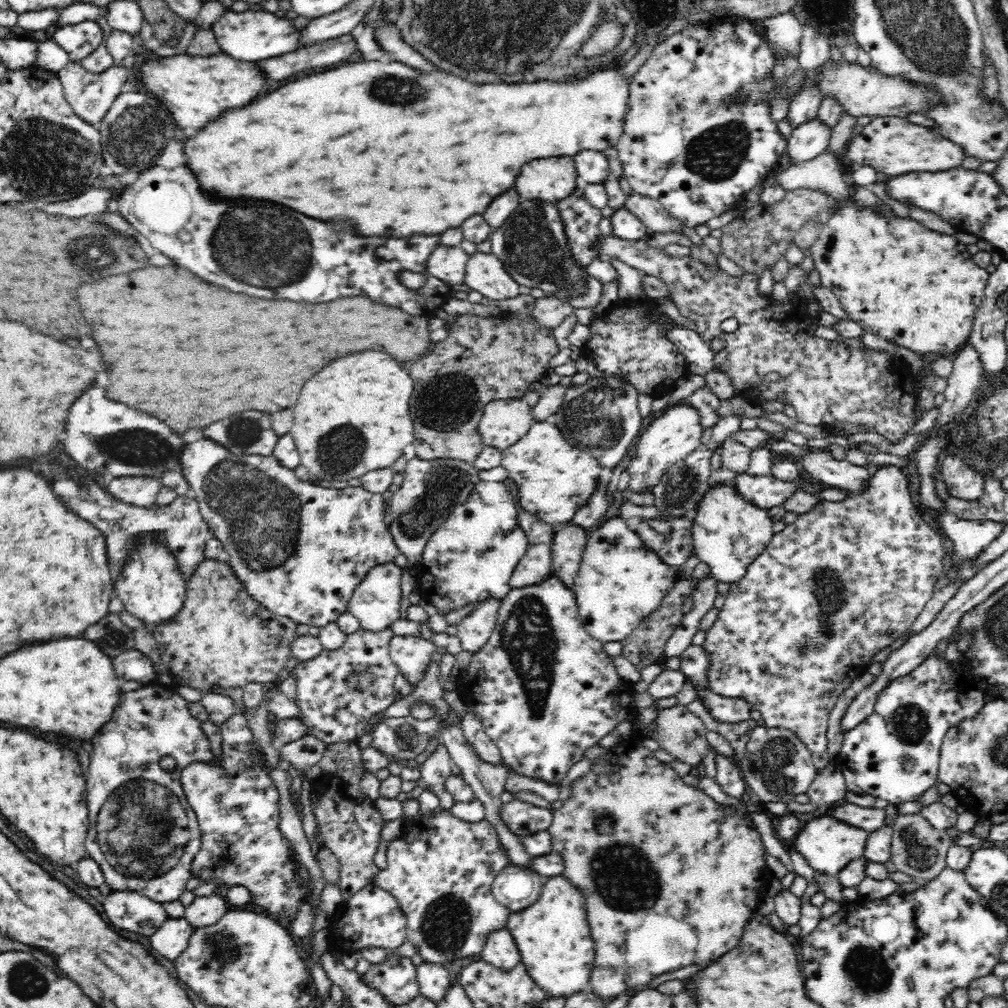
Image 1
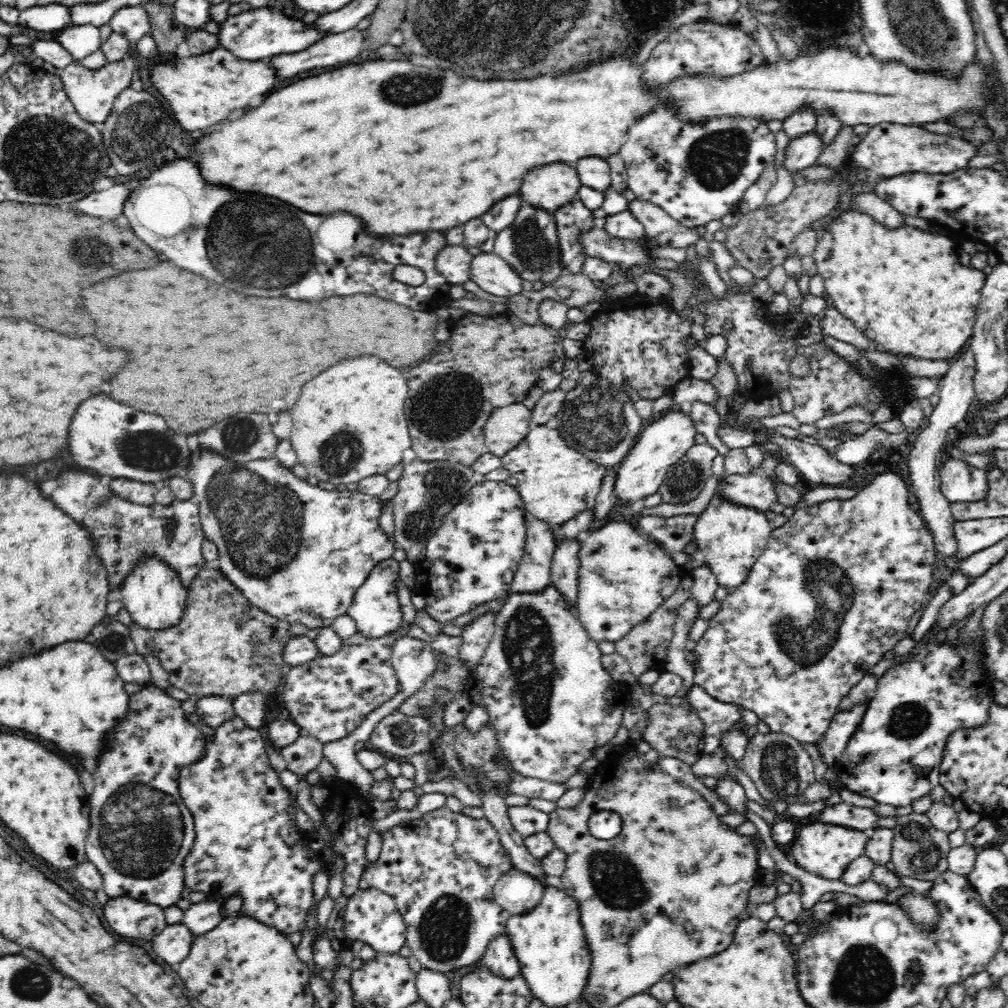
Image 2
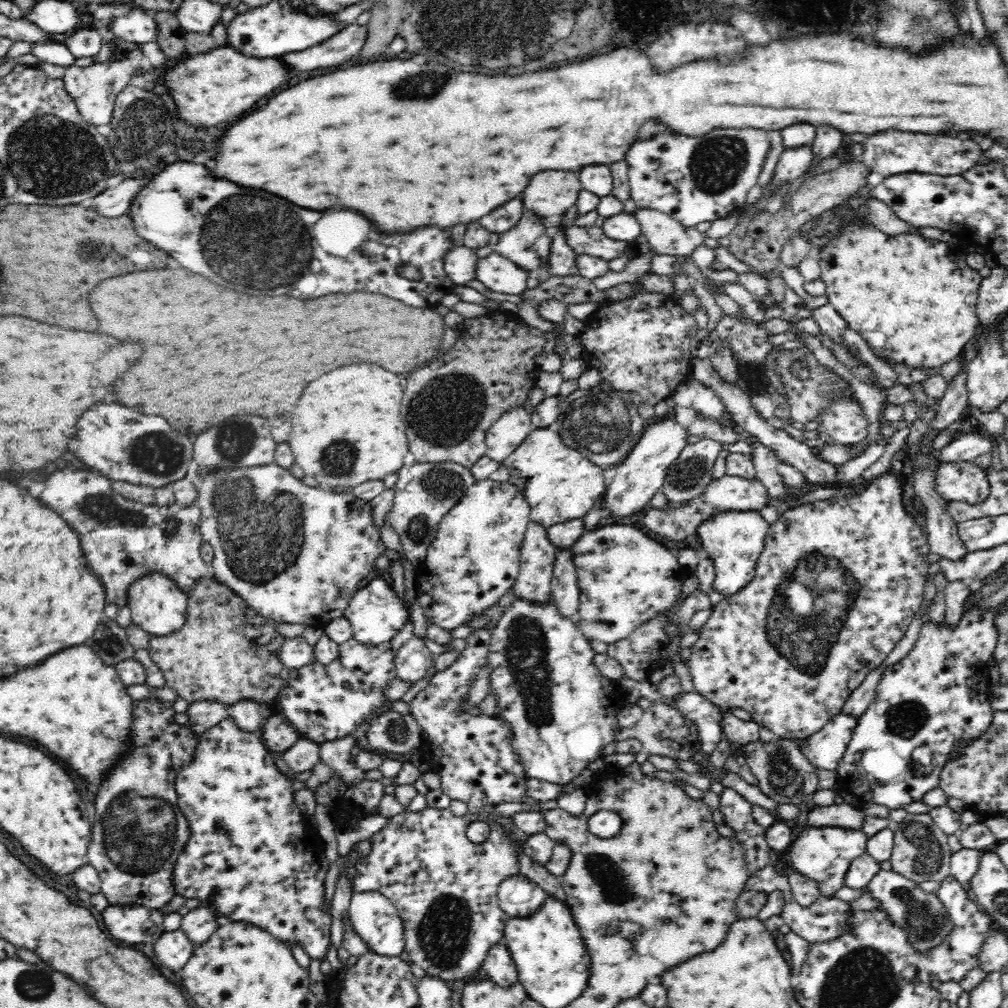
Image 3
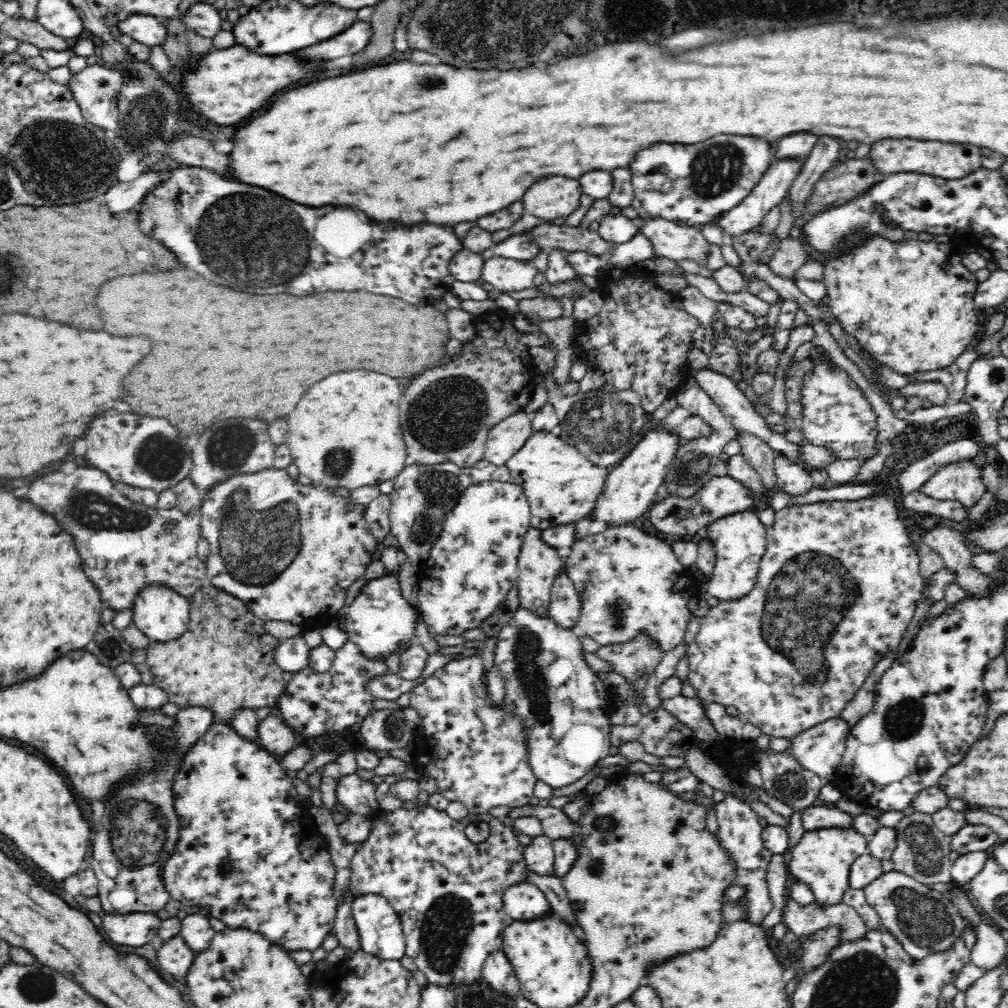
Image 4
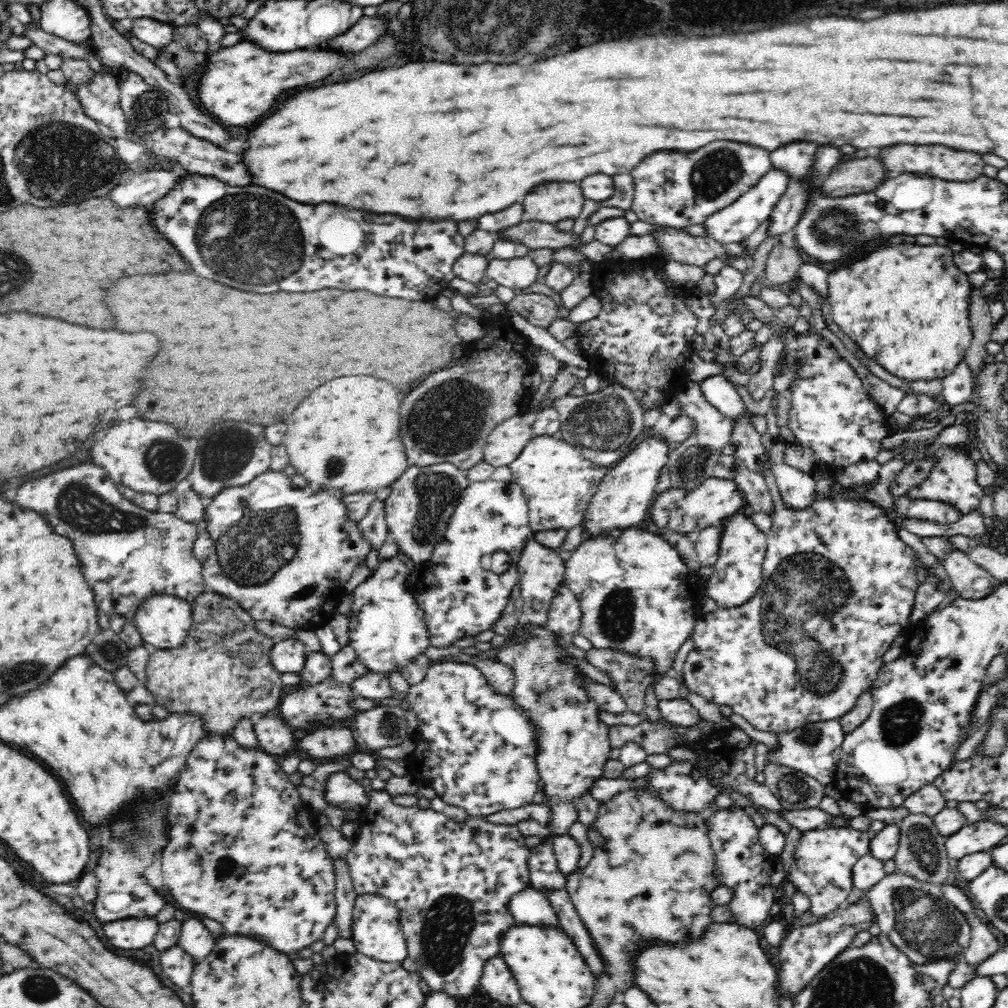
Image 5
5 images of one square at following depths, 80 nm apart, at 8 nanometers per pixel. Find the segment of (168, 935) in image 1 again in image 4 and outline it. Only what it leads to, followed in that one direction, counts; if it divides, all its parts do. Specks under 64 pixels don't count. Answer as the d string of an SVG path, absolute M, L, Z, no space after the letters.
M178 934L168 942L158 945L156 949L160 968L164 972L172 974L176 980L185 982L187 972L192 966L196 954L182 941L182 937Z

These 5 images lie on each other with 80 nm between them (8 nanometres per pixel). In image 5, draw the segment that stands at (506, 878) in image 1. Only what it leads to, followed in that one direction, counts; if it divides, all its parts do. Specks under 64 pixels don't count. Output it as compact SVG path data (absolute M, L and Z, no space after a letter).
M532 887L510 899L509 911L518 925L562 929L548 897Z

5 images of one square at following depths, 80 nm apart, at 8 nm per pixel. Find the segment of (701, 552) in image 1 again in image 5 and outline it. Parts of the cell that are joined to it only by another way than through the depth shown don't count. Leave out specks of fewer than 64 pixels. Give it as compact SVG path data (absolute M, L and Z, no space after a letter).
M746 510L727 517L723 522L718 560L706 584L706 592L719 608L740 608L763 584L763 562L767 551L767 536L748 519Z

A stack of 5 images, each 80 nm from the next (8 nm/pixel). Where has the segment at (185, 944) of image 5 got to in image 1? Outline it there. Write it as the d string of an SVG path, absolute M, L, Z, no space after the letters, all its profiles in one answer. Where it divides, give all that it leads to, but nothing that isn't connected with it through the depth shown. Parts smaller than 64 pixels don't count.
M214 892L210 896L196 897L185 908L184 919L193 930L216 924L230 909L224 893Z

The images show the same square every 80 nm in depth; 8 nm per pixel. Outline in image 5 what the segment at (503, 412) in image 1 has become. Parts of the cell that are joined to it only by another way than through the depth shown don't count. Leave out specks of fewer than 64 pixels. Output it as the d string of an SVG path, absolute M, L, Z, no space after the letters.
M523 413L497 424L484 444L484 462L495 466L509 466L533 437L534 417Z

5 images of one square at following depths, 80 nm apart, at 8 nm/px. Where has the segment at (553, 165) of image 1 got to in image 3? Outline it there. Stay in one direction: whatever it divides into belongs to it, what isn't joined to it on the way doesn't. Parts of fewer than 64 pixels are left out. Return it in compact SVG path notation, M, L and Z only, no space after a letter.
M552 170L552 172L536 174L532 178L532 184L528 186L528 190L524 190L524 194L522 194L524 211L538 217L546 218L548 216L566 216L568 212L572 213L577 206L578 196L581 190L579 176L574 172Z

